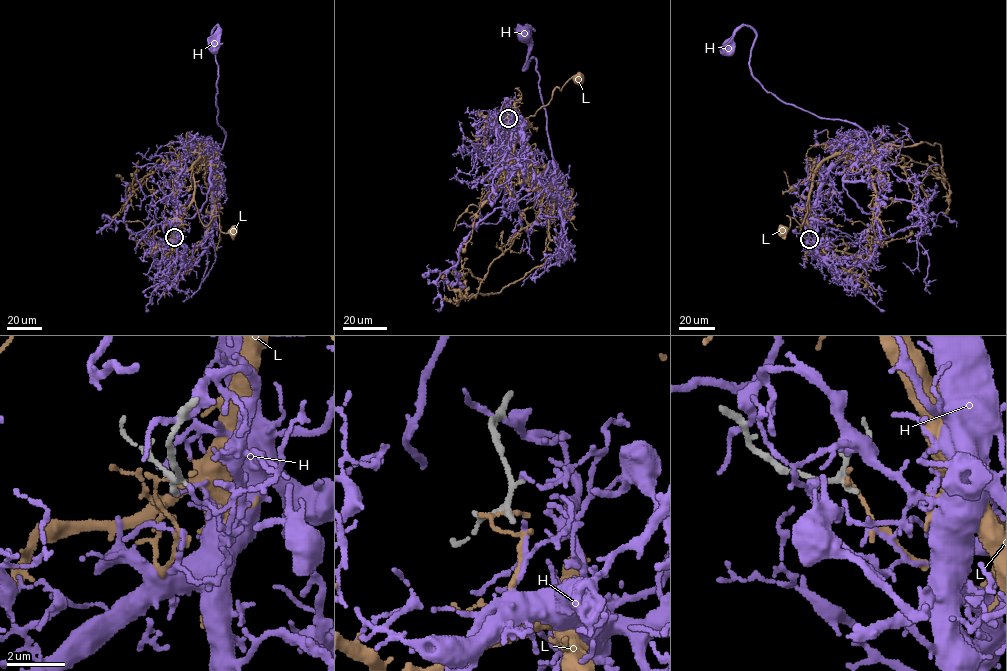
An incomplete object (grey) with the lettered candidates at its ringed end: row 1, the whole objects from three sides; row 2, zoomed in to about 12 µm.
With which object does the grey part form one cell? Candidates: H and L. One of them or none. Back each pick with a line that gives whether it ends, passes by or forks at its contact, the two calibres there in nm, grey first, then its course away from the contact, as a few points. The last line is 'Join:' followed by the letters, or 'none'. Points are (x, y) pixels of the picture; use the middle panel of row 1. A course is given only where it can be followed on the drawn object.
Join: none

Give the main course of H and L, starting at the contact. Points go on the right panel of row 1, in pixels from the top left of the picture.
H: (807, 239), (815, 239), (821, 180), (866, 134), (769, 92), (749, 65), (748, 26), (737, 28), (729, 48)
L: (809, 239), (814, 243), (806, 218), (807, 200), (801, 225), (787, 215), (790, 226), (782, 233), (783, 229)

